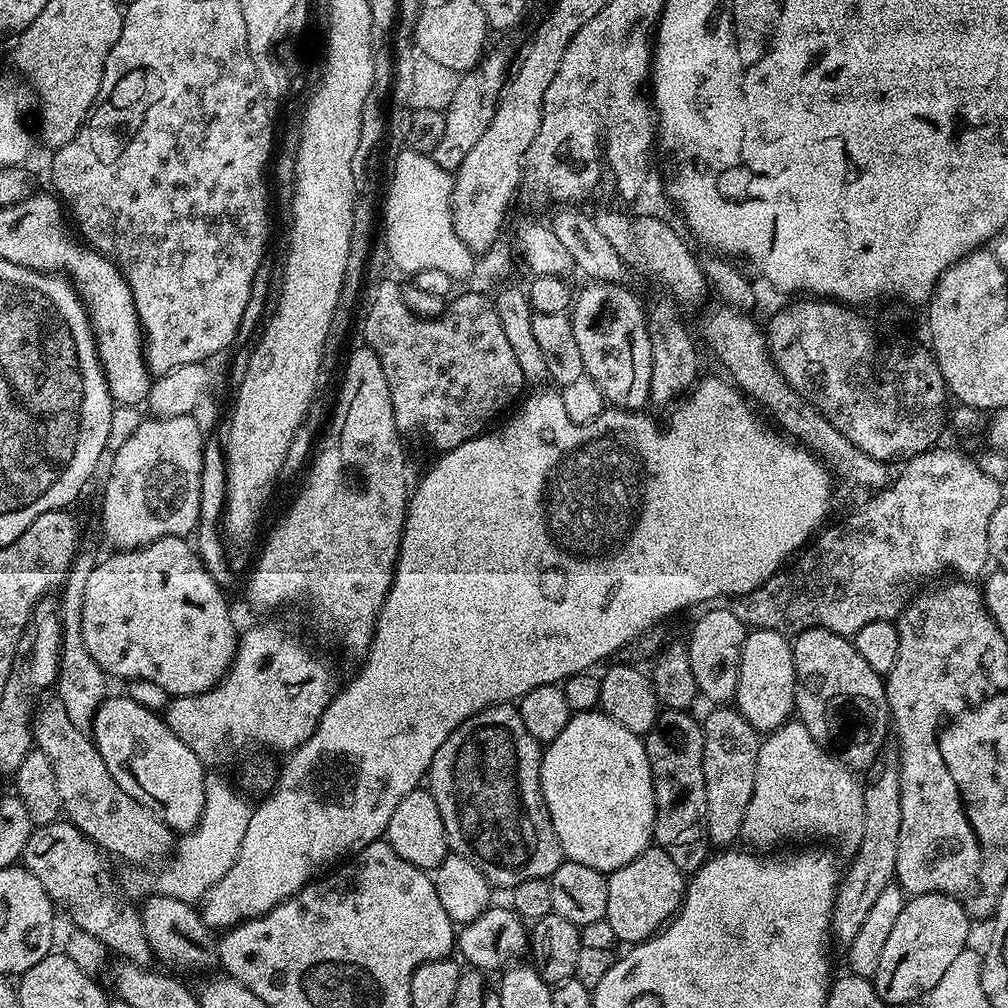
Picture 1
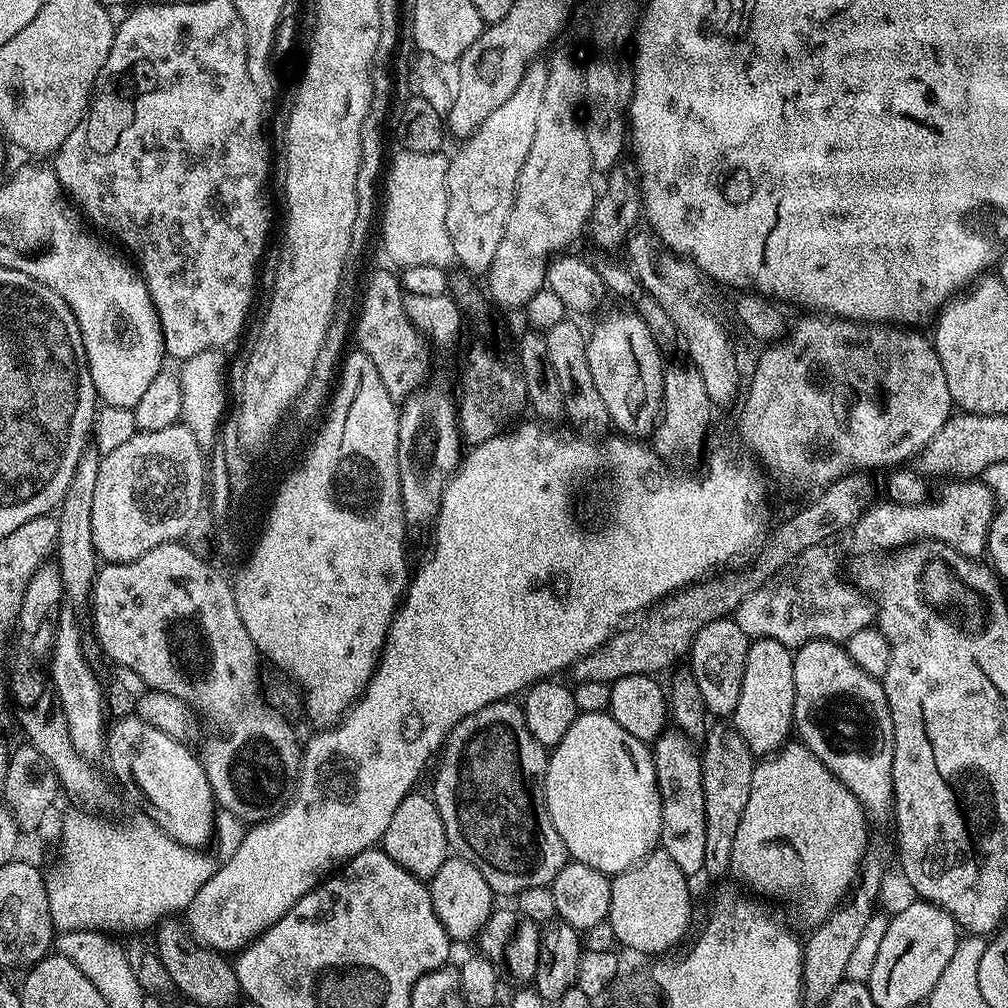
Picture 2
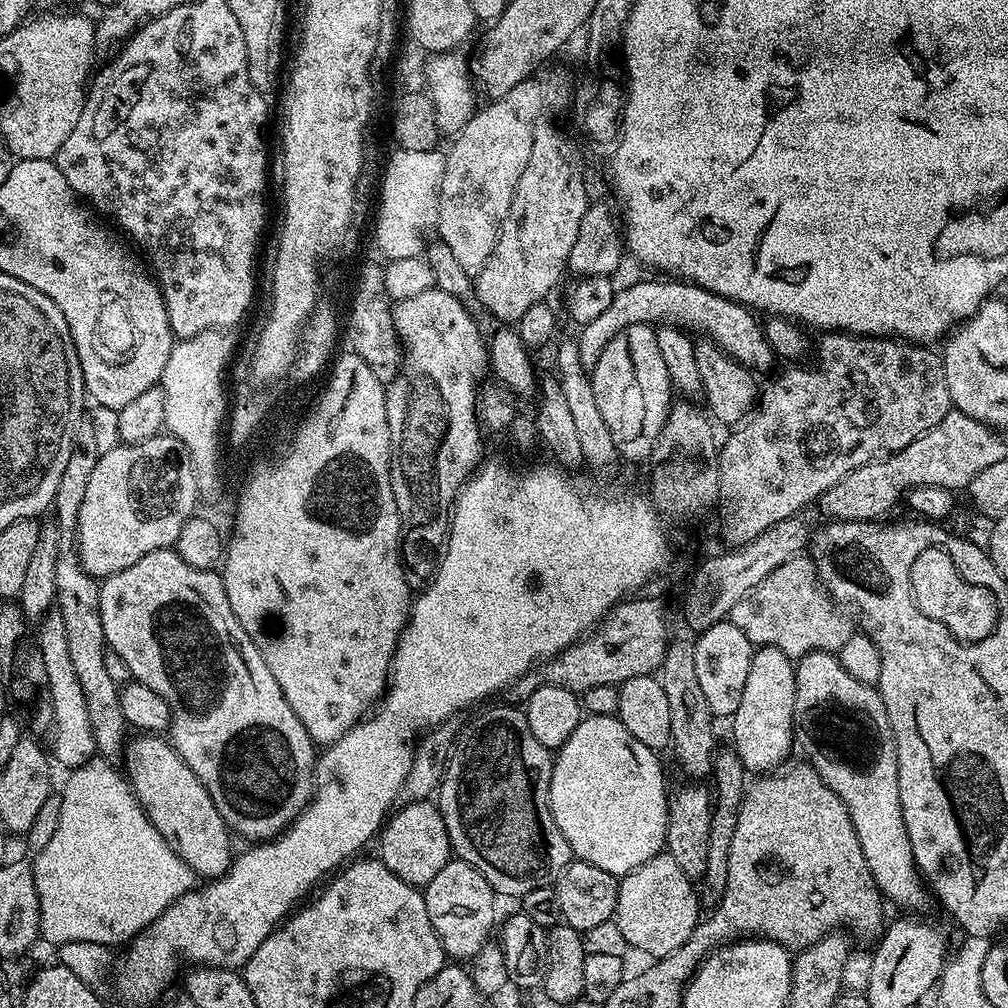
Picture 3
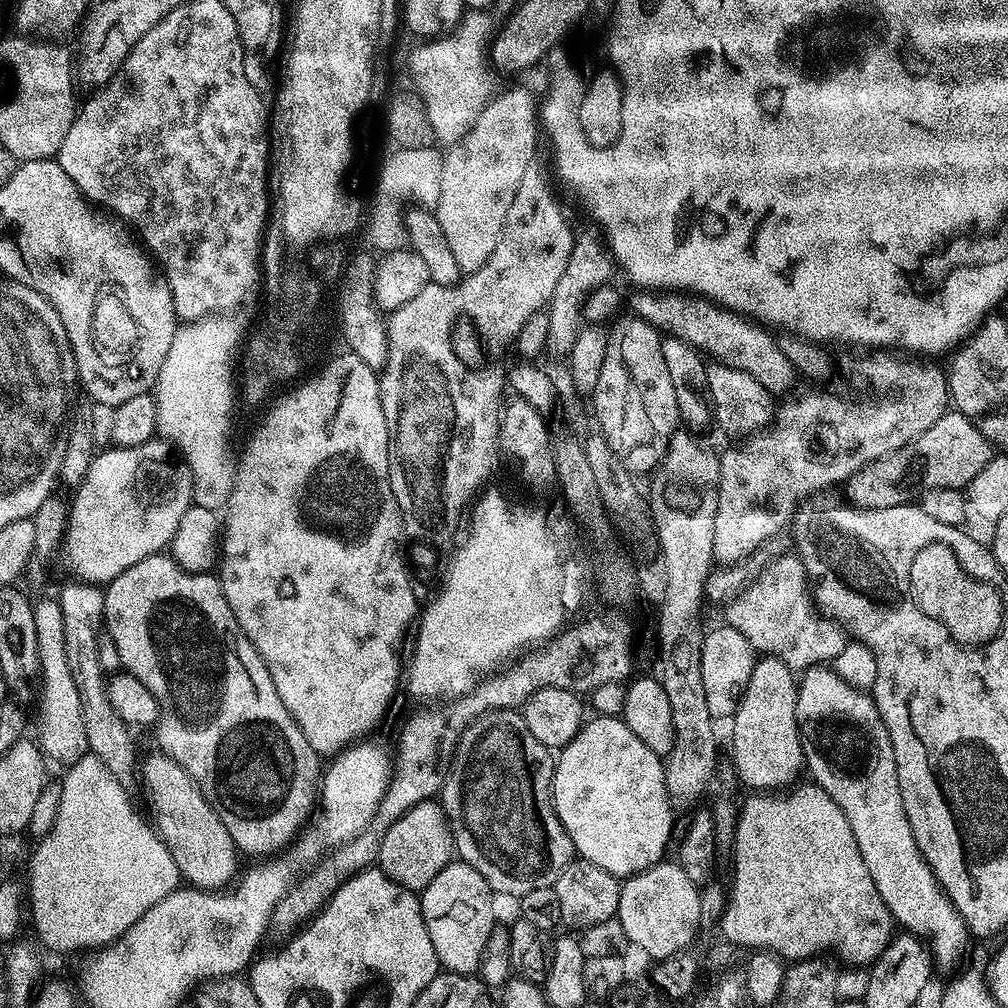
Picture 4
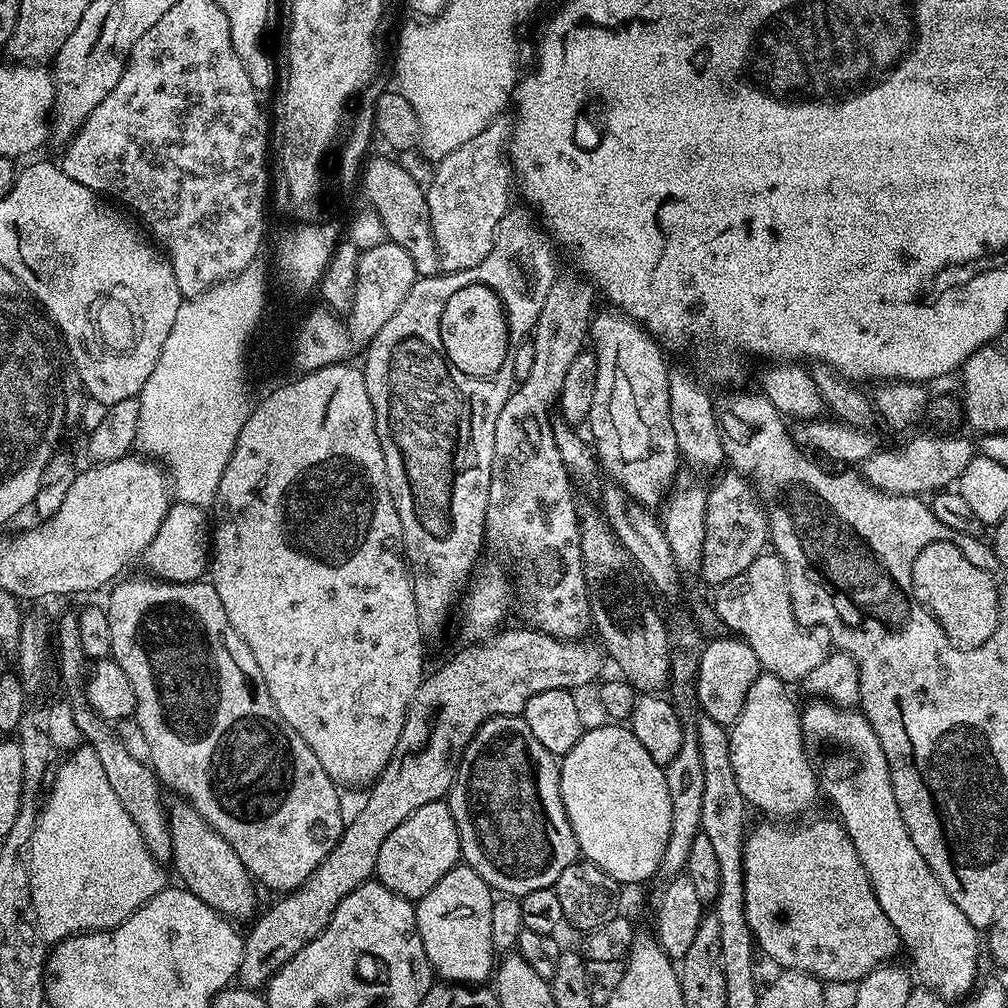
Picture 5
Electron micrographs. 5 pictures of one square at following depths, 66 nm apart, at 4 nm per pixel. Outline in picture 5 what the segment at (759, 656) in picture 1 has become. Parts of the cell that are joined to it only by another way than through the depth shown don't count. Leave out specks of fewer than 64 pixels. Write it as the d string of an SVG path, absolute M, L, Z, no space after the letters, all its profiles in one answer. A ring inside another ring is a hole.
M761 671L759 678L754 682L754 686L750 686L750 694L746 698L744 703L744 709L742 714L737 718L736 723L731 725L730 735L728 741L730 742L730 762L734 766L734 778L738 778L738 790L742 790L745 801L753 809L756 808L760 812L765 812L765 817L768 818L788 818L784 816L796 816L792 818L798 818L802 812L806 811L808 807L816 800L816 795L821 795L822 789L818 783L818 773L808 756L804 752L804 735L802 734L802 726L800 725L800 714L801 709L796 708L796 704L792 701L792 696L788 693L789 685L785 681L780 680L779 677L775 676L772 672Z

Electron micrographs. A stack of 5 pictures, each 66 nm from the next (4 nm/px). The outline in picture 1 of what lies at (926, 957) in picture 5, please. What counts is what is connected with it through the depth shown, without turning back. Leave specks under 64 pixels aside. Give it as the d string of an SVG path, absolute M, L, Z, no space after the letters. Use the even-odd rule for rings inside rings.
M811 628L799 632L792 640L794 670L796 671L795 715L810 730L810 738L818 746L843 759L853 770L871 769L883 751L882 740L890 730L888 695L884 689L886 680L881 673L870 670L870 665L858 654L855 643L849 637L839 636L825 628Z

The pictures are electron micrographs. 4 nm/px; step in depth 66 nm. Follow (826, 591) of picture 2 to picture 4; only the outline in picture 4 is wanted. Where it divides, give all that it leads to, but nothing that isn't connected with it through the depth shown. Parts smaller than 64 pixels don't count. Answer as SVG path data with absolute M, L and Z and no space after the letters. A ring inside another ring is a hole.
M789 554L770 561L738 592L731 597L733 600L724 612L728 619L725 621L727 627L738 630L738 634L746 634L750 646L757 653L778 658L787 668L793 670L824 666L835 662L838 654L842 654L846 633L835 620L829 620L823 614L817 615L814 611L810 585L804 574L804 563L799 556Z

